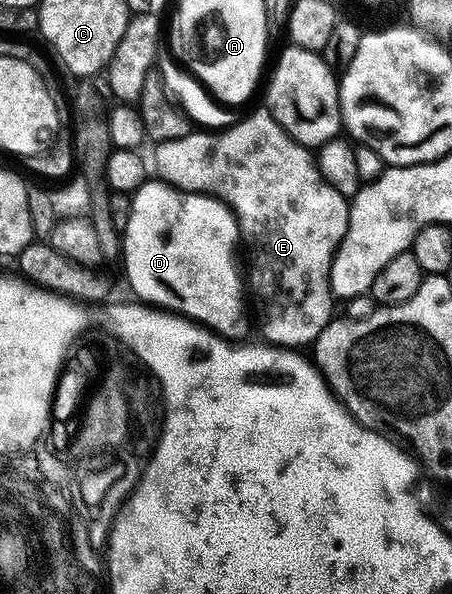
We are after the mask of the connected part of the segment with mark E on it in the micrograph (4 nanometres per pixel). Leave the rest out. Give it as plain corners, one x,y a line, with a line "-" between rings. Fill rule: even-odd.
267,110
252,112
244,121
232,123
223,130
193,130
190,134
186,134
186,138
174,138
170,142
159,142
155,148
155,175
159,179
163,180
165,184
172,185
173,188
181,188
183,192
201,192
204,196
215,196
216,199
227,204
230,211
236,215
236,225
240,228
243,243
245,245
253,244
256,247
252,252
252,280
254,283
260,284
256,288
256,312
260,315
260,332
264,335
261,337
273,346
293,350
303,349
305,347
303,344
311,345
316,341
318,334
322,334
325,326
334,319
334,312
332,312
334,297
330,286
330,272
338,246
346,234
350,200
349,197
338,194
338,190
334,190
334,186
330,186
330,182
326,182
326,178
322,178
315,155
303,144
297,142

